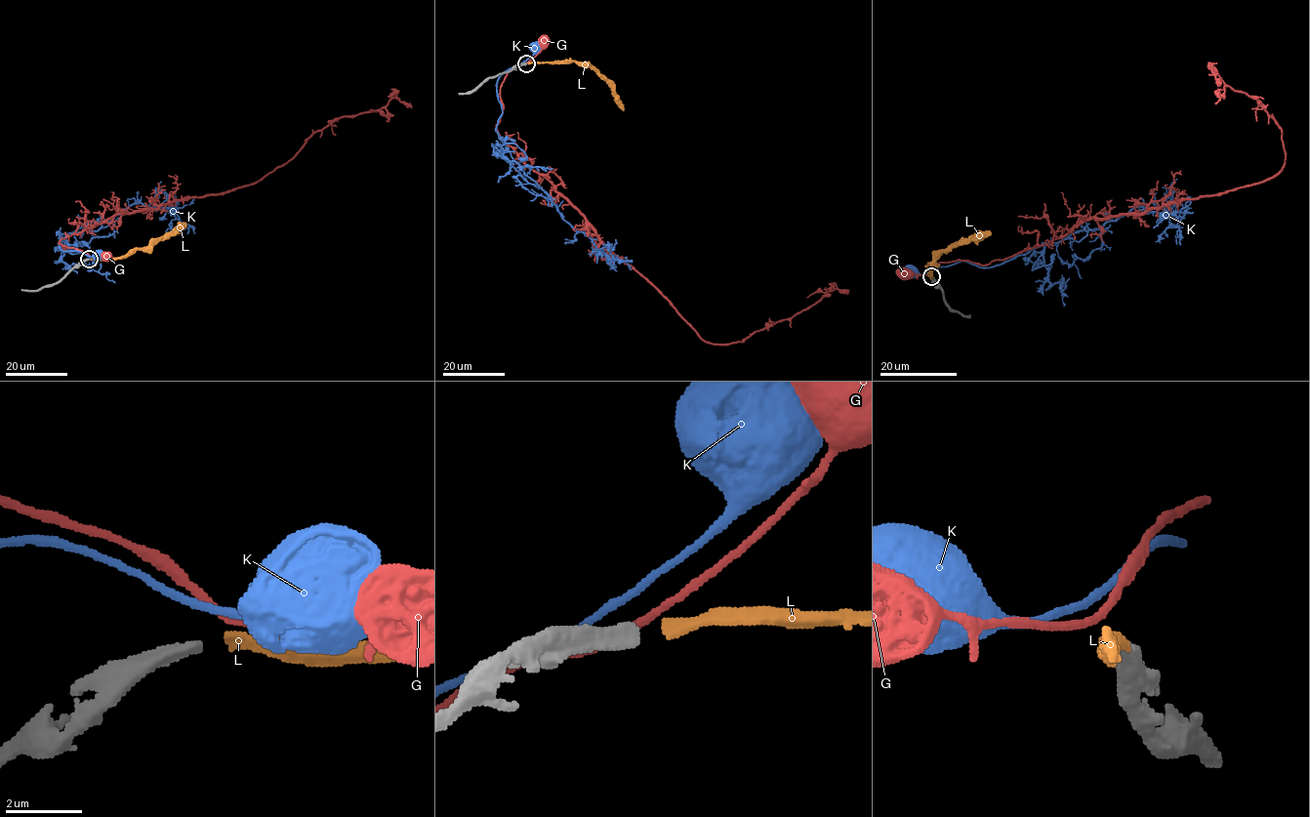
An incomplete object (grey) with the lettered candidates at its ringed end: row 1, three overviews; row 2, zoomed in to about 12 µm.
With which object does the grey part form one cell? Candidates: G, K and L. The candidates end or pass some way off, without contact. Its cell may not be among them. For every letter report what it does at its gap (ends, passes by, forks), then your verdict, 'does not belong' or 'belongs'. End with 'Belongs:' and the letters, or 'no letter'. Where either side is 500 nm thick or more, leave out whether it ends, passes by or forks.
G: it passes by | does not belong
K: it passes by | does not belong
L: it ends | belongs
Belongs: L

